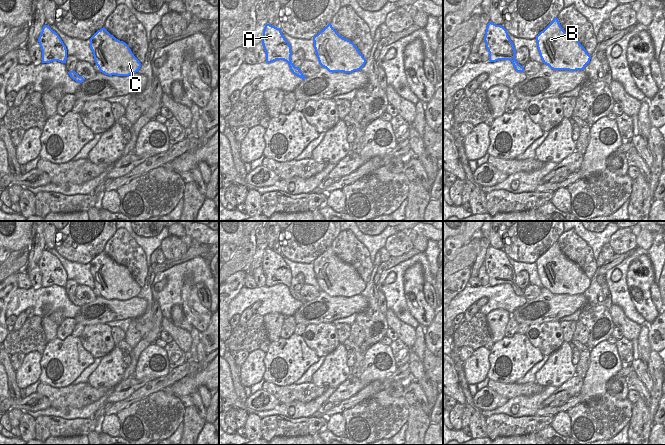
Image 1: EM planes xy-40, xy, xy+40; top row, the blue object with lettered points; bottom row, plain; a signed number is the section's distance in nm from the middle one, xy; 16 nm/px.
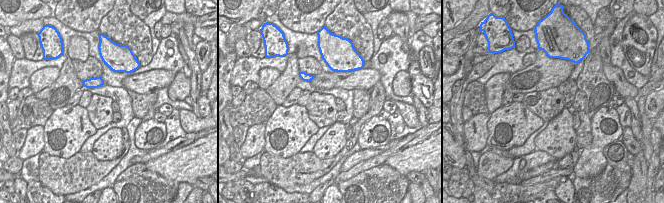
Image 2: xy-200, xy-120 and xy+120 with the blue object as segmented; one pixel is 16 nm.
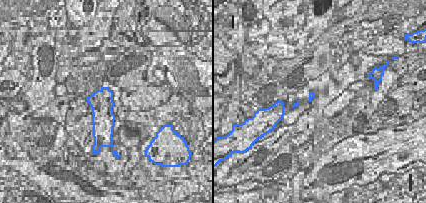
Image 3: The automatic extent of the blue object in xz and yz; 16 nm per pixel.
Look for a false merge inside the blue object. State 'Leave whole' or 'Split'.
Leave whole

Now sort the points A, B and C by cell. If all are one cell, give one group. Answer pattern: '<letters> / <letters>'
A B C

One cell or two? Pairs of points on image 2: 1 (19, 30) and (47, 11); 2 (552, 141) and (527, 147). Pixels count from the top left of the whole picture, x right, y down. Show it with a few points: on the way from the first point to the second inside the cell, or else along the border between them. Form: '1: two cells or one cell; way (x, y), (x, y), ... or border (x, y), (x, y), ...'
1: two cells; border (41, 18), (25, 19), (13, 25)
2: two cells; border (547, 125), (535, 137), (535, 148)

